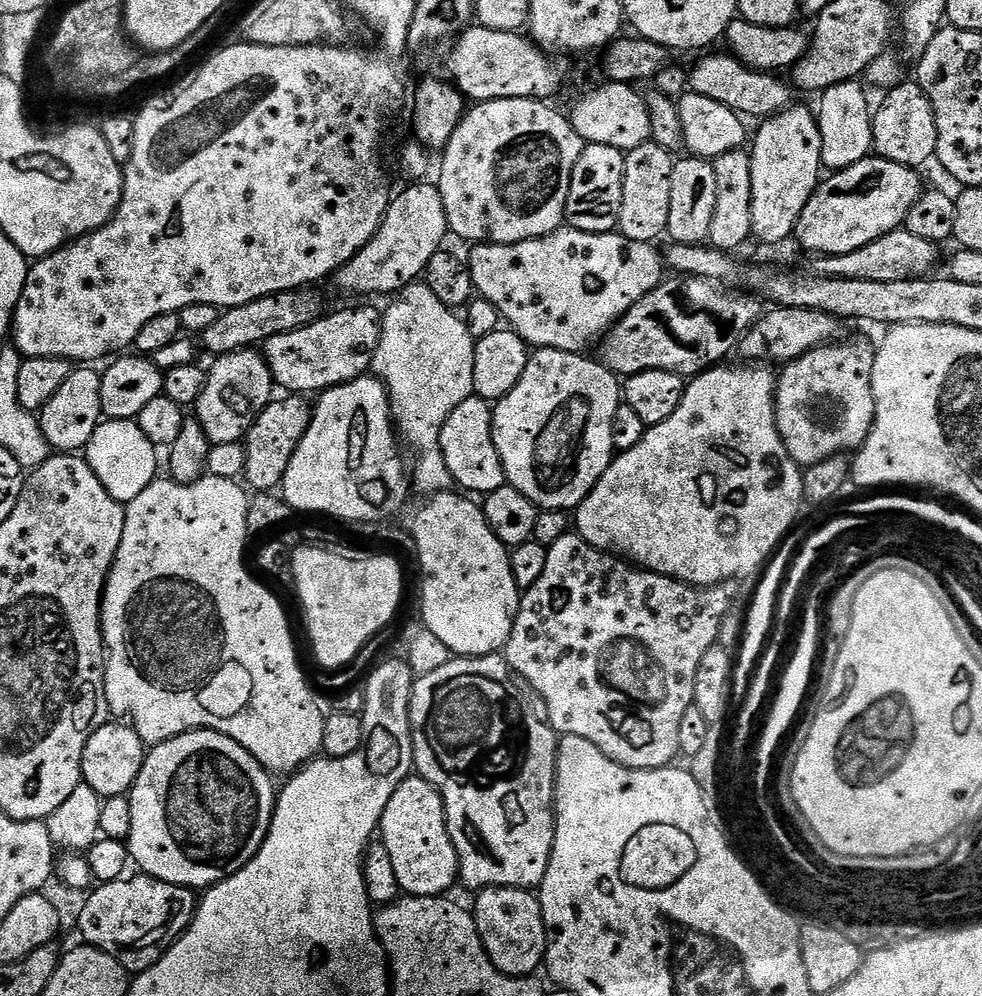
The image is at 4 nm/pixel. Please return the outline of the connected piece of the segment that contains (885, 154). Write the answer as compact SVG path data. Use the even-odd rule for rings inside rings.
M915 82L900 84L884 101L880 104L880 109L875 109L872 118L872 147L875 155L890 162L898 162L907 168L923 169L923 164L930 161L936 155L936 143L938 142L938 130L936 129L936 119L934 110L928 95L920 89L920 85Z

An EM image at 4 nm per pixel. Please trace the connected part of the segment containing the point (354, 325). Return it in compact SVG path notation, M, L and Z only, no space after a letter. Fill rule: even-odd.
M348 308L345 312L336 312L333 316L321 315L319 320L313 320L304 328L296 328L286 334L278 334L274 338L265 340L262 345L262 355L268 361L268 371L273 381L281 384L288 394L319 394L325 388L332 388L335 384L345 384L365 375L371 369L372 359L378 350L380 341L380 326L382 312L376 308Z

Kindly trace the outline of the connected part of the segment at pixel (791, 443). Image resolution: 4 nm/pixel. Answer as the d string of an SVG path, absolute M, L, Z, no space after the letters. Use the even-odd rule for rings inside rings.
M848 340L845 344L841 342L829 342L823 348L815 348L806 353L806 355L783 365L781 374L774 384L774 423L776 431L780 433L780 441L786 446L786 450L792 455L792 459L801 466L817 464L823 460L828 460L831 456L851 453L853 450L860 450L865 447L862 438L868 438L872 433L872 423L876 420L876 403L872 393L872 371L876 361L876 348L868 345L864 340Z

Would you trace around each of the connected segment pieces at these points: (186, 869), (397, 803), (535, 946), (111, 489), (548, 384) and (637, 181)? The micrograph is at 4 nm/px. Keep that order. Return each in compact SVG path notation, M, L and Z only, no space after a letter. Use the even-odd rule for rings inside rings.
M199 728L193 732L187 732L181 736L170 738L166 742L155 745L145 755L144 765L138 774L138 778L134 782L132 791L128 793L128 801L130 802L130 834L126 841L128 845L128 854L133 865L136 864L141 873L146 876L153 876L162 882L170 882L171 884L180 884L183 888L191 888L193 890L207 890L214 884L220 884L226 878L230 878L238 870L243 868L252 861L258 854L258 850L262 846L262 842L266 838L266 834L272 825L272 812L276 808L277 789L272 789L273 777L267 768L263 768L247 750L238 742L234 742L234 738L230 738L221 732L215 732L209 728Z
M412 774L404 780L396 790L390 802L386 802L386 810L380 819L379 839L386 846L386 854L390 854L390 862L394 866L394 878L398 878L401 893L410 896L442 896L451 893L452 883L458 880L460 863L454 850L454 842L448 833L446 810L440 792L430 786L418 774Z
M485 888L474 907L478 934L488 961L503 976L531 977L541 971L548 954L548 927L542 914L539 895L526 888Z
M106 420L96 428L84 456L99 481L116 501L127 504L157 479L157 447L142 433L137 421Z
M538 348L529 355L528 365L514 390L495 401L492 410L494 446L502 458L507 483L544 510L575 510L606 474L614 459L614 414L622 403L622 384L599 359L587 360L579 352Z
M649 142L633 148L624 157L626 174L622 186L622 214L618 225L619 235L628 240L652 244L668 231L670 218L670 186L676 160L673 153Z

